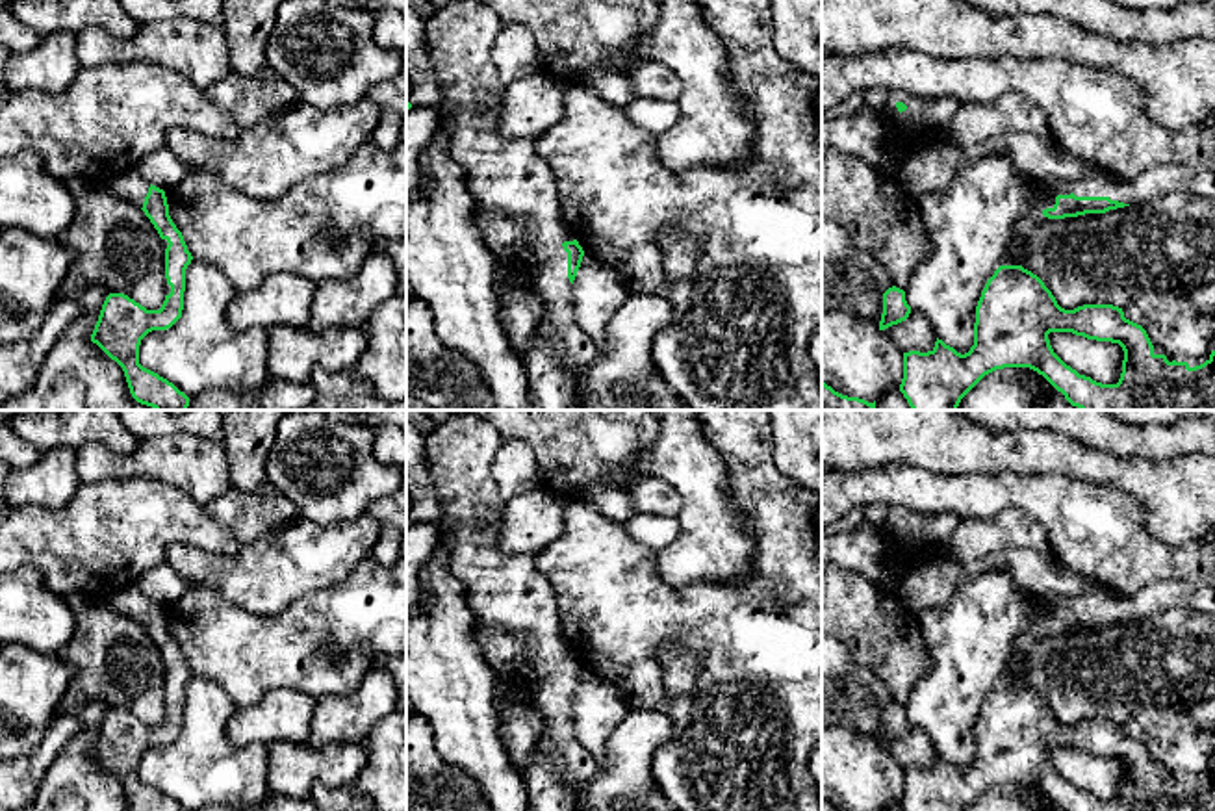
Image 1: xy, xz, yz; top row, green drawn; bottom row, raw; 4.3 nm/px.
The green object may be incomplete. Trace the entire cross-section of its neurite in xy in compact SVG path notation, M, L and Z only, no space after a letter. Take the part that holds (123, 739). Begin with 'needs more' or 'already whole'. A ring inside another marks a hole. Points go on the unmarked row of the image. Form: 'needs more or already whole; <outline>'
needs more; M137 585L113 592L106 601L117 612L139 622L158 646L165 666L167 702L160 726L147 726L124 709L109 709L91 757L122 783L132 811L185 811L173 798L139 779L139 761L148 748L167 746L182 733L185 685L193 672L169 631L163 605L148 599Z

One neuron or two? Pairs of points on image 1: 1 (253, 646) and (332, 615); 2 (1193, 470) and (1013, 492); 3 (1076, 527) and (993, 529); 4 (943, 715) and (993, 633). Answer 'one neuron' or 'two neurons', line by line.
1: one neuron
2: two neurons
3: two neurons
4: one neuron

